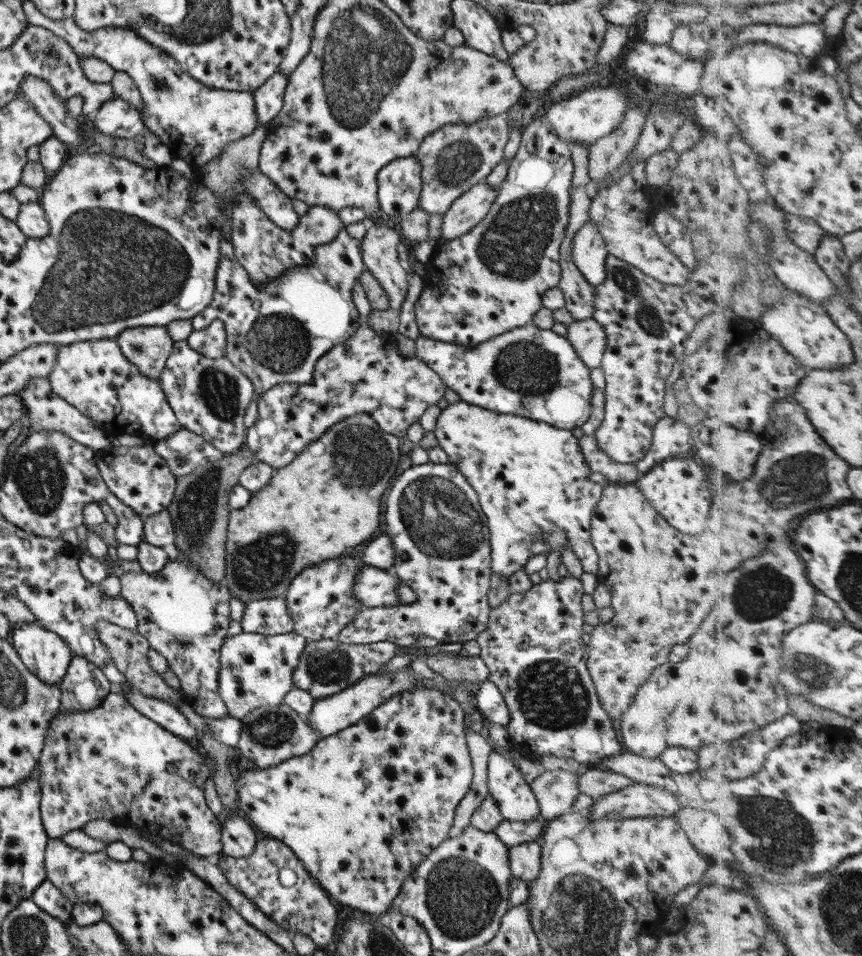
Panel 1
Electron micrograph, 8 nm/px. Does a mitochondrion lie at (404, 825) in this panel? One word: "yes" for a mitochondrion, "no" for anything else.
no

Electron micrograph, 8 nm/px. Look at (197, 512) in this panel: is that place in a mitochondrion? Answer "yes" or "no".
yes

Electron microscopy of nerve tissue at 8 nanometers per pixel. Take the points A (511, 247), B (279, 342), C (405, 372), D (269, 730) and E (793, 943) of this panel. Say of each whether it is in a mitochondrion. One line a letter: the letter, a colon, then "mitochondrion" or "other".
A: mitochondrion
B: mitochondrion
C: other
D: mitochondrion
E: other

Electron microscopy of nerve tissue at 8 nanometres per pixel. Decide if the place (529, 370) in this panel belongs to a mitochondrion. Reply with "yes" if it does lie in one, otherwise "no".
yes

